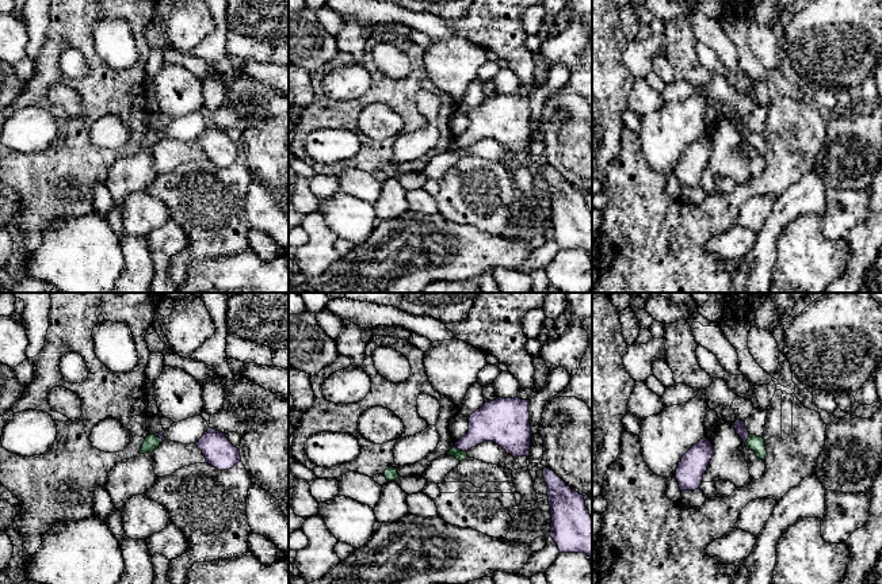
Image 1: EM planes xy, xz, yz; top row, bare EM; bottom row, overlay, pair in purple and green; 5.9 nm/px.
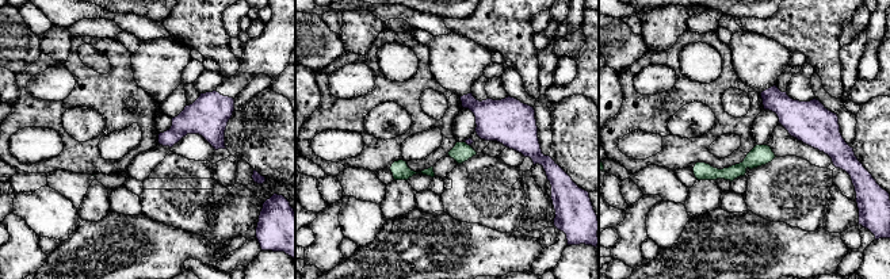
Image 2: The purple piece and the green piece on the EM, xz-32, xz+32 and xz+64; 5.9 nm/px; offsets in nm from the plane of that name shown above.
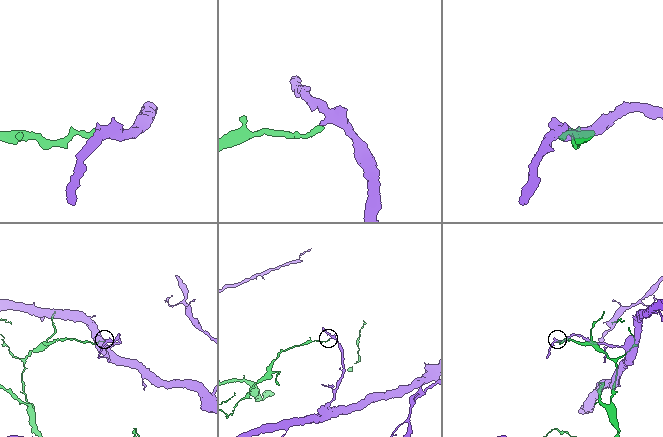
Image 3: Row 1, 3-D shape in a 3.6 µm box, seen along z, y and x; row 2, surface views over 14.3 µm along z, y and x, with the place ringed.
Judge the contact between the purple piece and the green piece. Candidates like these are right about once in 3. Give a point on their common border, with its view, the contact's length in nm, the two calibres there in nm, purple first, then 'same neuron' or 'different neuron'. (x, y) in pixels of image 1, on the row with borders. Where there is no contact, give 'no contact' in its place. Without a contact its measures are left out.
contact xz (459, 449); length 80 nm; calibres 220 and 70 nm; different neuron

